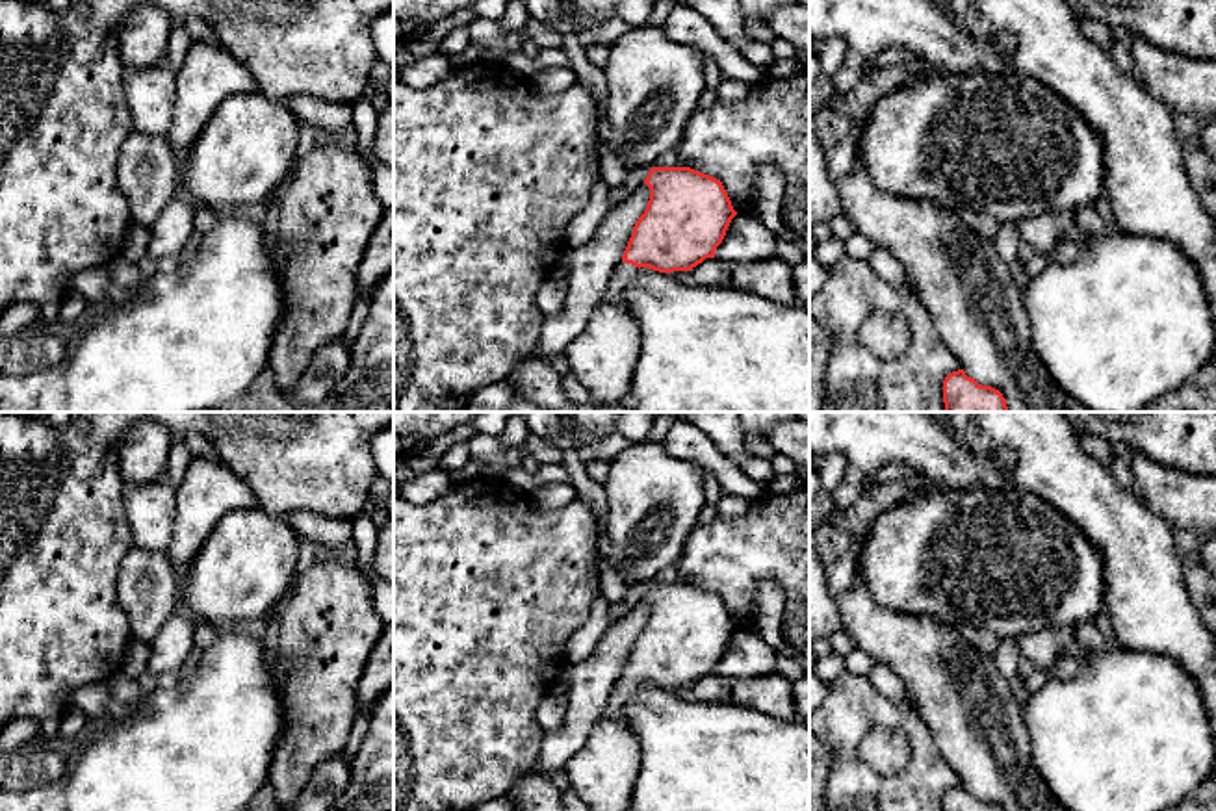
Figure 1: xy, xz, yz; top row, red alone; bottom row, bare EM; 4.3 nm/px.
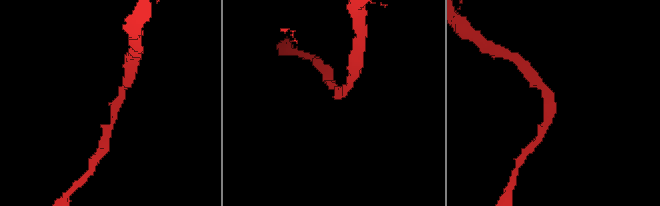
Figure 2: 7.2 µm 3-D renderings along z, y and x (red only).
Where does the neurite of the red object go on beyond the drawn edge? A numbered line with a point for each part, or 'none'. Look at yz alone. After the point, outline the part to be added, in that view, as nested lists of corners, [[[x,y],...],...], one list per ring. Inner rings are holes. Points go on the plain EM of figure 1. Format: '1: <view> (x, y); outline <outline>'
none

